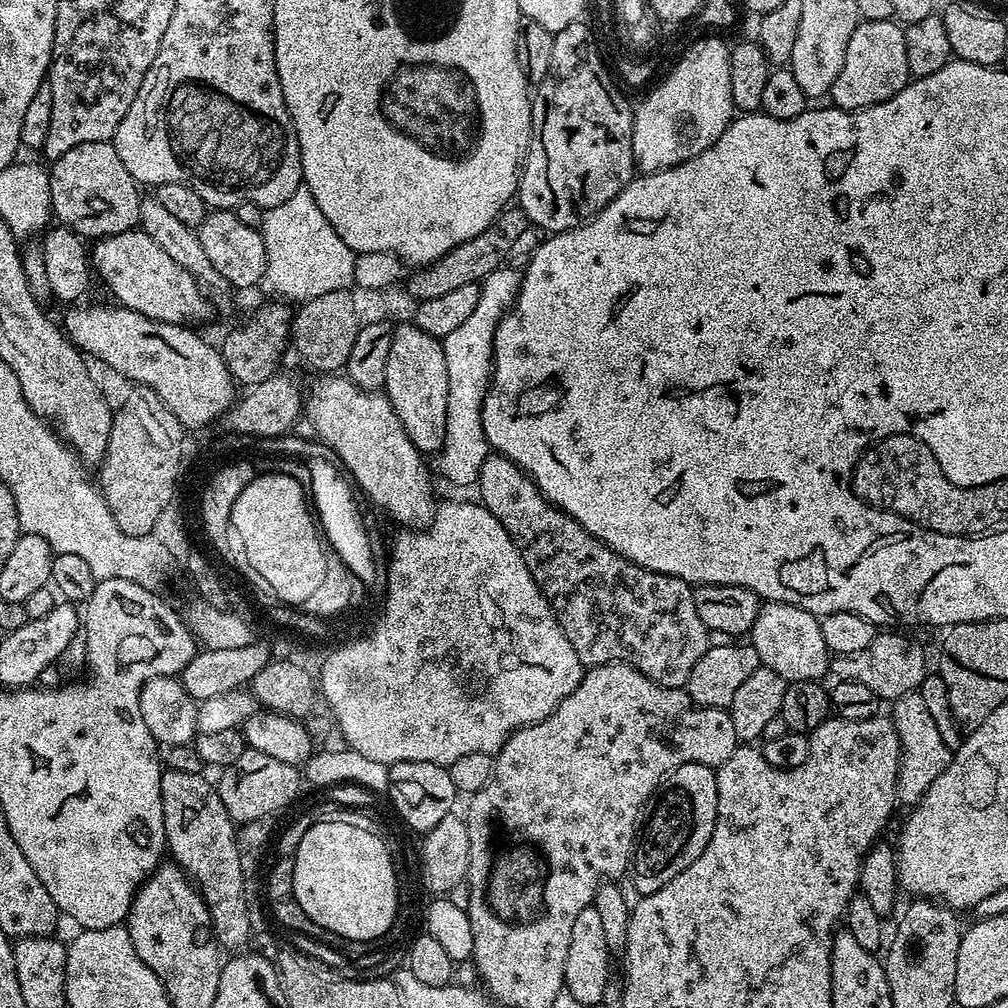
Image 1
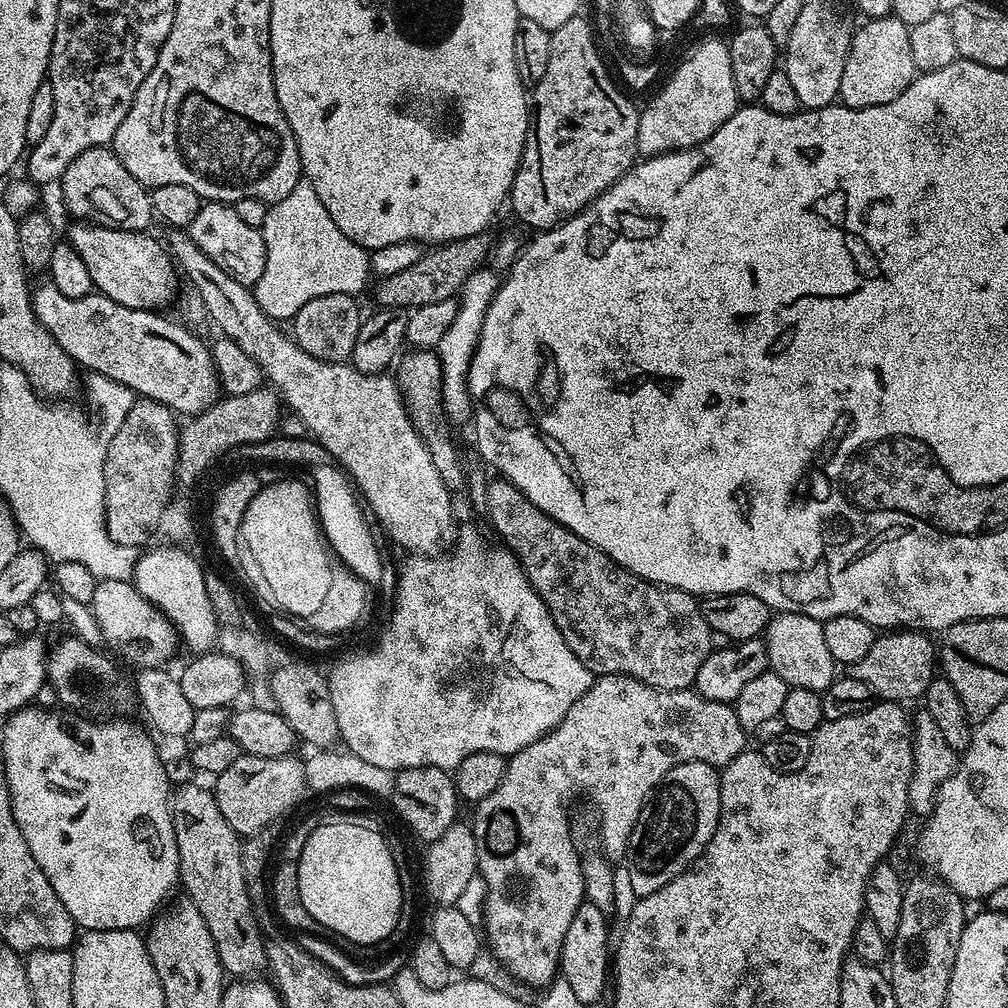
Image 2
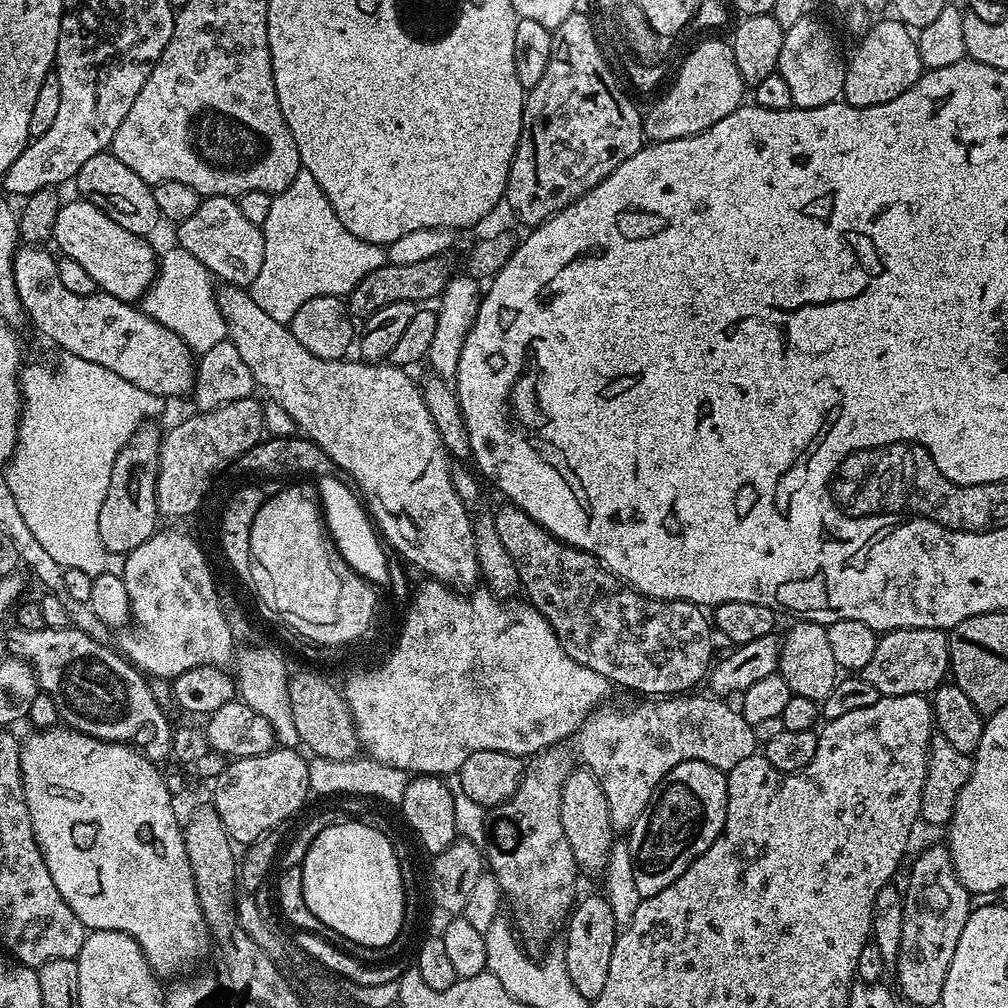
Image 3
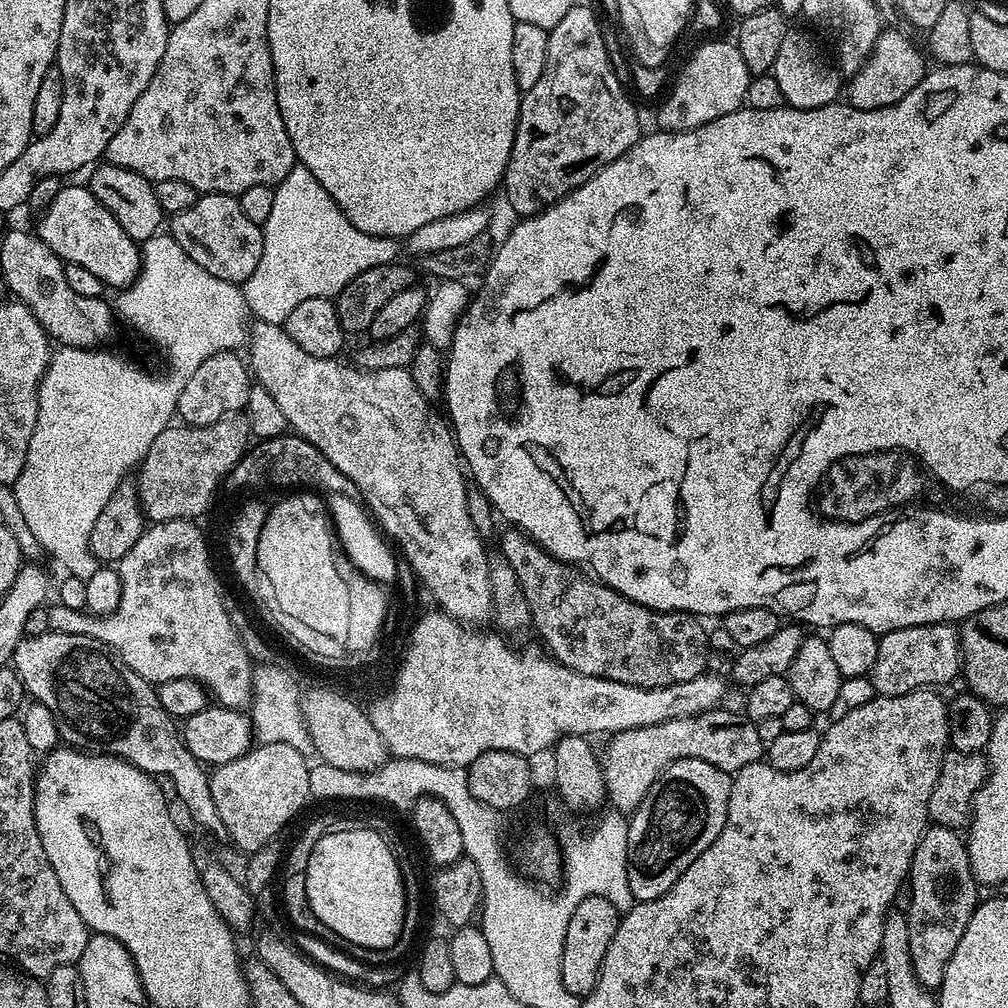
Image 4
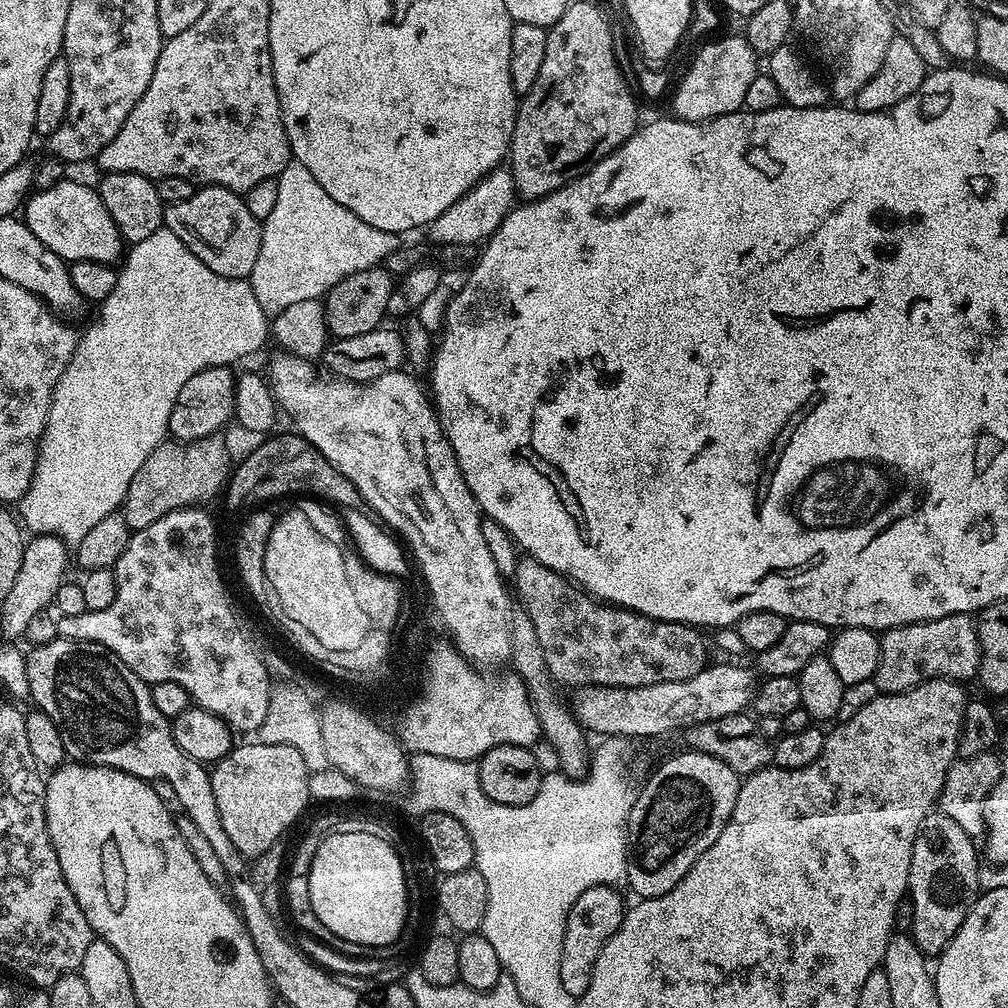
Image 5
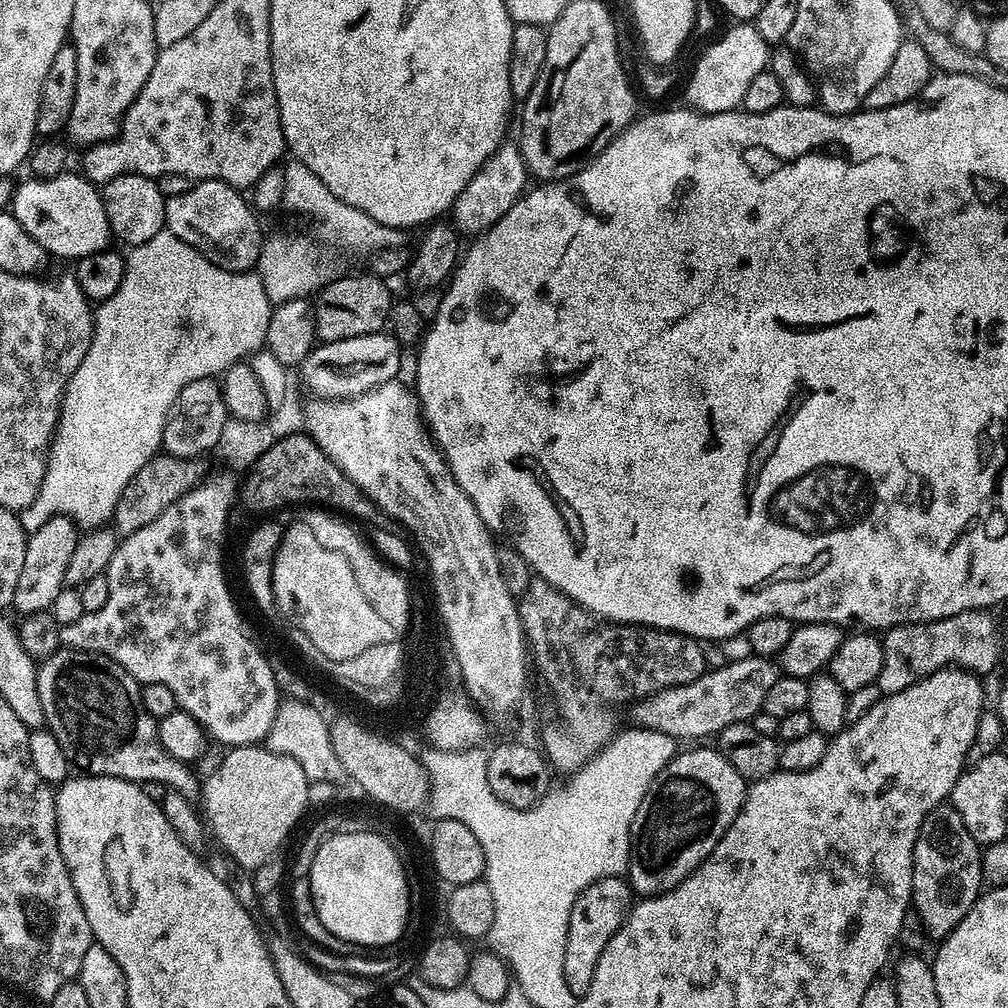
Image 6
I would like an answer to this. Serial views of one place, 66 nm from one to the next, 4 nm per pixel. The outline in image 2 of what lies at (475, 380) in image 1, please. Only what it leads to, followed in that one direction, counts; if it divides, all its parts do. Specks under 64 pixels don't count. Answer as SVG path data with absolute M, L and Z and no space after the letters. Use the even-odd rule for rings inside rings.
M481 270L470 276L458 293L460 309L450 322L446 334L442 334L438 345L440 365L444 367L444 413L453 421L472 419L472 396L468 392L468 371L474 350L478 346L478 338L482 334L482 324L486 318L486 310L496 297L502 280L495 271Z

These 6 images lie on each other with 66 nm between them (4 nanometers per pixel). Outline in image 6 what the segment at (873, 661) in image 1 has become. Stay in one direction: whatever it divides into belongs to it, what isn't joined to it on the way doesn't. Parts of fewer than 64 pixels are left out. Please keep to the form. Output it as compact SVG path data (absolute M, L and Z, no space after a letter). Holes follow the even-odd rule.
M975 608L950 618L921 624L899 624L882 636L882 670L876 684L881 693L901 692L943 668L963 668L977 674L992 672L1000 660L1000 628L991 611Z

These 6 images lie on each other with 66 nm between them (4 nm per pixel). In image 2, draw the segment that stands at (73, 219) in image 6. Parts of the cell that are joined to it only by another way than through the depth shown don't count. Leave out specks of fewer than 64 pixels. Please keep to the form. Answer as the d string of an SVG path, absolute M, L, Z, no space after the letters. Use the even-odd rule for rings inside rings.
M76 222L73 224L76 225L68 232L67 243L71 244L74 250L78 250L82 262L86 262L86 270L90 270L92 286L97 293L106 295L114 302L131 308L160 310L163 309L163 304L171 302L172 295L176 292L177 269L174 267L169 249L161 241L160 245L154 237L148 236L152 234L147 231L131 232L121 228L106 228L103 224L91 222Z

